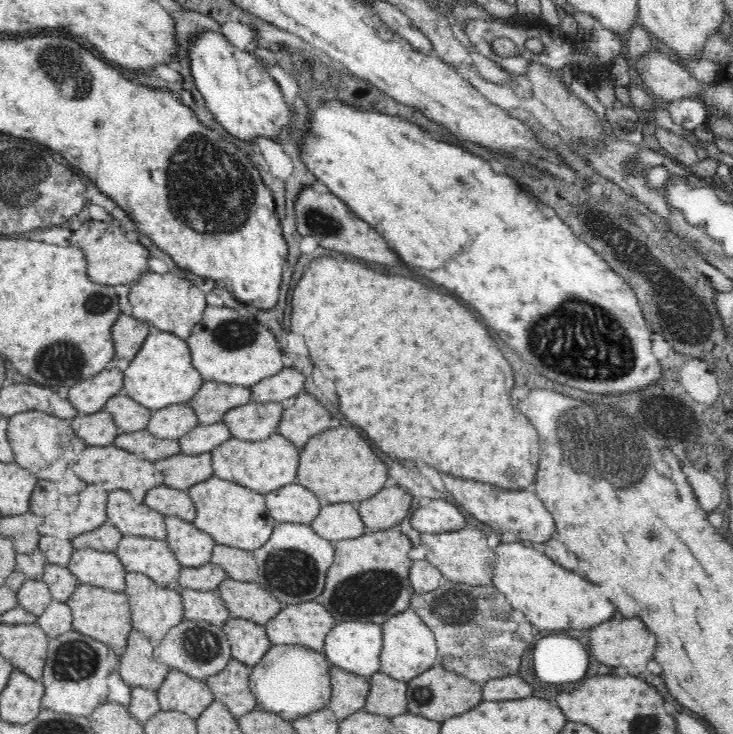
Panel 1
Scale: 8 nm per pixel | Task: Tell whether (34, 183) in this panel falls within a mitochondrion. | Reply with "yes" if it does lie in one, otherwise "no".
yes

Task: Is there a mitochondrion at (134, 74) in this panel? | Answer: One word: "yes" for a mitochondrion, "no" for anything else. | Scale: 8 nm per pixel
no

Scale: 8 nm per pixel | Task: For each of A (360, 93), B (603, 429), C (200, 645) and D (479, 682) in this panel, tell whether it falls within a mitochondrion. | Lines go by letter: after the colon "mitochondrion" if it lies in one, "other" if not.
A: other
B: mitochondrion
C: mitochondrion
D: other

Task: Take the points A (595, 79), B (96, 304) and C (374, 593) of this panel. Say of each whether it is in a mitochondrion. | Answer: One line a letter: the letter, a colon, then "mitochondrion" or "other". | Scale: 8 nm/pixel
A: other
B: mitochondrion
C: mitochondrion

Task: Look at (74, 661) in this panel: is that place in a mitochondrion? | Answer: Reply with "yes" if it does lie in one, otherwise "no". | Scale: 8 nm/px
yes

